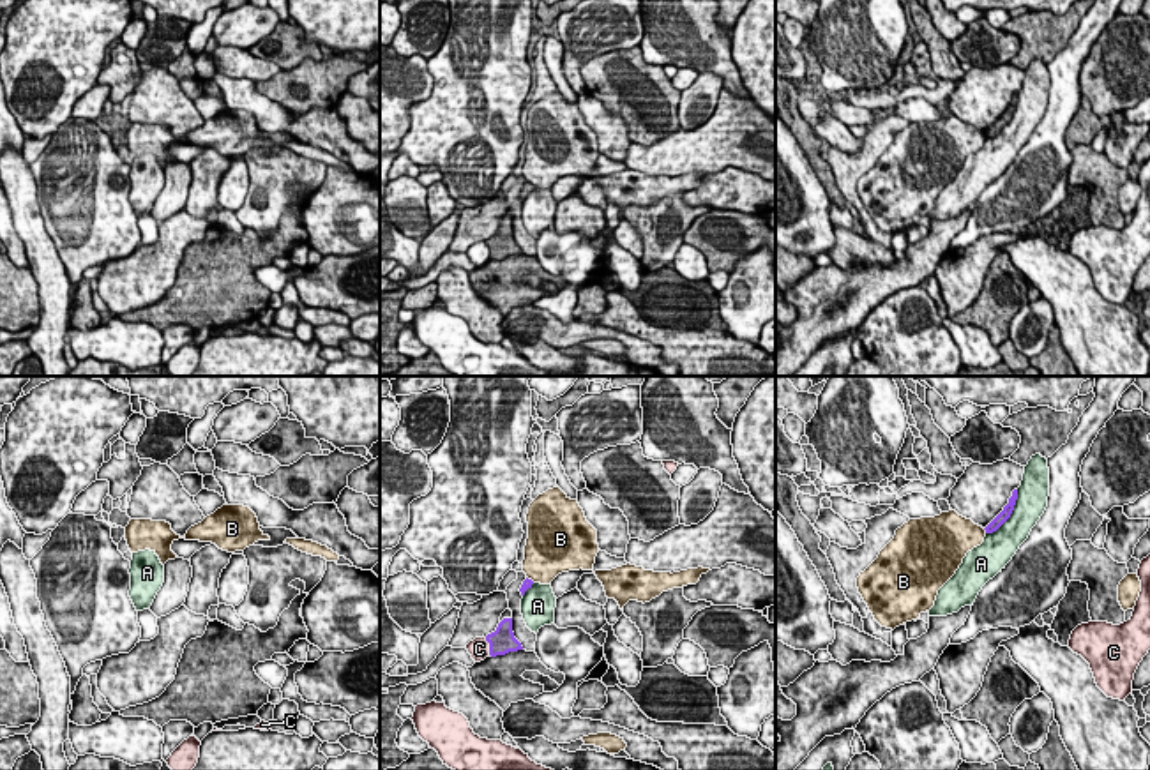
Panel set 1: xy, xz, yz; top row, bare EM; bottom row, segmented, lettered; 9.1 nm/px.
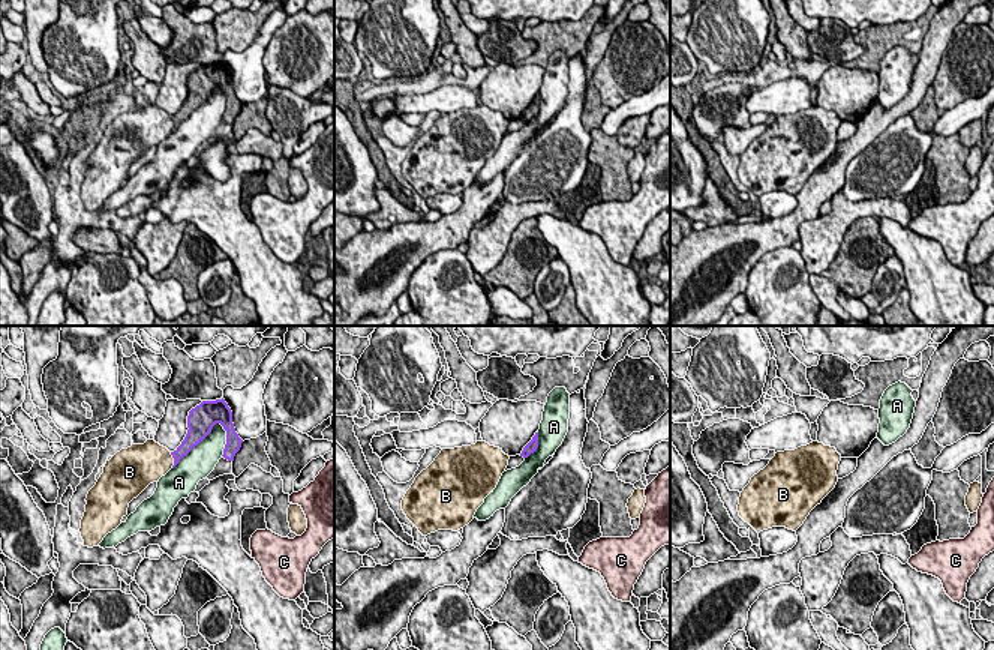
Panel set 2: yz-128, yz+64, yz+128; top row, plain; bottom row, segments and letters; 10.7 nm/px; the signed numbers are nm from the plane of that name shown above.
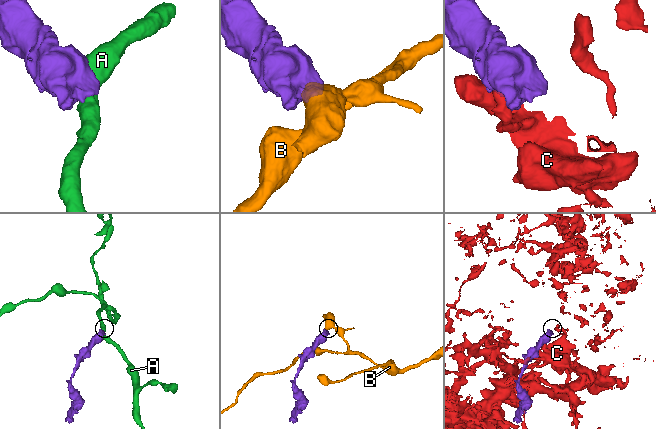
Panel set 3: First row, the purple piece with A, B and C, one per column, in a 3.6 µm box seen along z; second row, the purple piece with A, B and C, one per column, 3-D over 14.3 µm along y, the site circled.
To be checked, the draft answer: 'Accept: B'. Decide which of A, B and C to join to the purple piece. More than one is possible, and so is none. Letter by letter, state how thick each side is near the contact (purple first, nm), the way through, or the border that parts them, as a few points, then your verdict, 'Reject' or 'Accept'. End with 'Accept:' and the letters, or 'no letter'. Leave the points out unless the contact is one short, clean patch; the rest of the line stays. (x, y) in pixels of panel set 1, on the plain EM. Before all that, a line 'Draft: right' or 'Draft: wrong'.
Draft: wrong
A: Thickness 90 nm (purple) against 280 nm. Reject
B: Thickness 90 nm (purple) against 340 nm. Boundary: yz (983, 133), (986, 136). Reject
C: Thickness 240 nm (purple) against 190 nm. Reject
Accept: no letter

